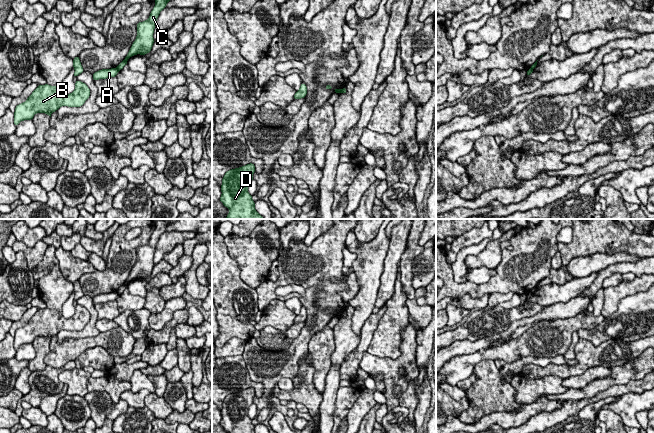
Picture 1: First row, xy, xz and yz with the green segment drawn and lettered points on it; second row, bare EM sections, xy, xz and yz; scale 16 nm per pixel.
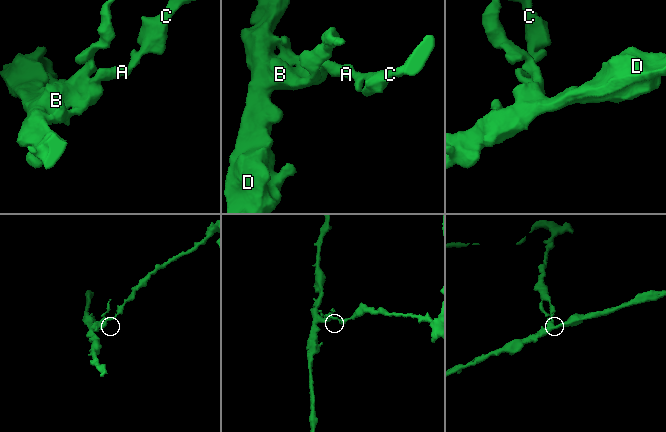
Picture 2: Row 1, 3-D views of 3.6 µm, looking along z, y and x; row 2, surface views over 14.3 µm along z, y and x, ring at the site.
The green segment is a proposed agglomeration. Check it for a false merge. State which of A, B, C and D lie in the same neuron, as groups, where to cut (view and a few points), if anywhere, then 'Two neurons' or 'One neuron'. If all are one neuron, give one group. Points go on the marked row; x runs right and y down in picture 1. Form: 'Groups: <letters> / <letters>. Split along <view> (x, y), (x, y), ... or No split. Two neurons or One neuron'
Groups: A B D / C. Split along xy (116, 68), (118, 70). Two neurons

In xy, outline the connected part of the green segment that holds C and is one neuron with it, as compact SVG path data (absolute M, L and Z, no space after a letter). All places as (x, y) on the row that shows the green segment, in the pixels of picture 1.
M155 0L155 6L150 13L149 18L146 21L137 23L137 36L133 42L127 56L125 59L117 66L118 70L122 70L123 67L127 64L128 59L131 56L140 54L145 55L149 53L152 49L154 38L153 33L155 29L155 23L160 12L166 8L166 4L170 0Z

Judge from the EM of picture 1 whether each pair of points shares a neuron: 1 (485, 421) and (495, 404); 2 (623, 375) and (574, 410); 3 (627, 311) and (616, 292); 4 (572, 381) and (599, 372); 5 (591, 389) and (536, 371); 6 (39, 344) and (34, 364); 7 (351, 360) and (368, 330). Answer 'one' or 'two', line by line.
1: two
2: two
3: two
4: one
5: two
6: one
7: one

